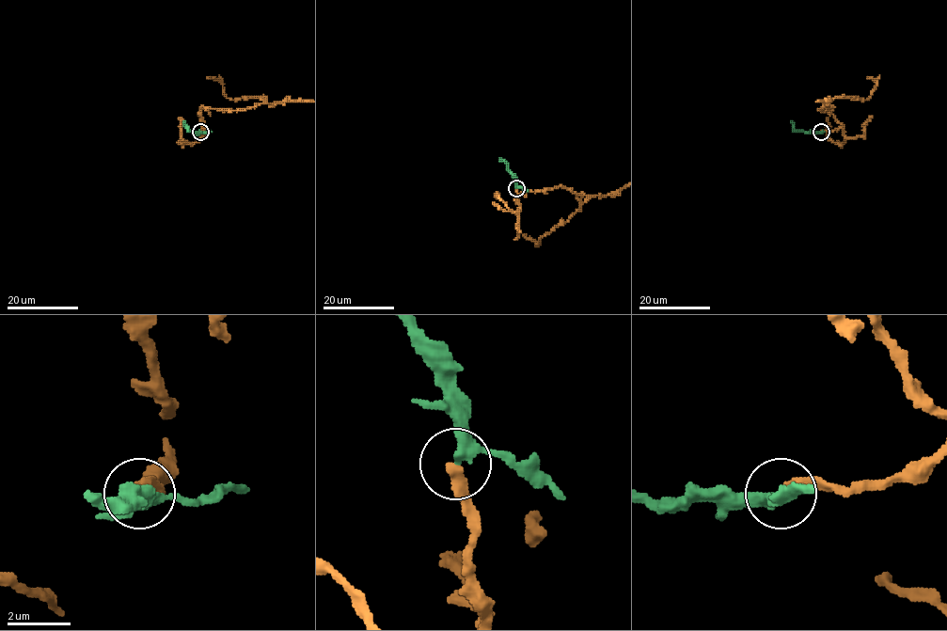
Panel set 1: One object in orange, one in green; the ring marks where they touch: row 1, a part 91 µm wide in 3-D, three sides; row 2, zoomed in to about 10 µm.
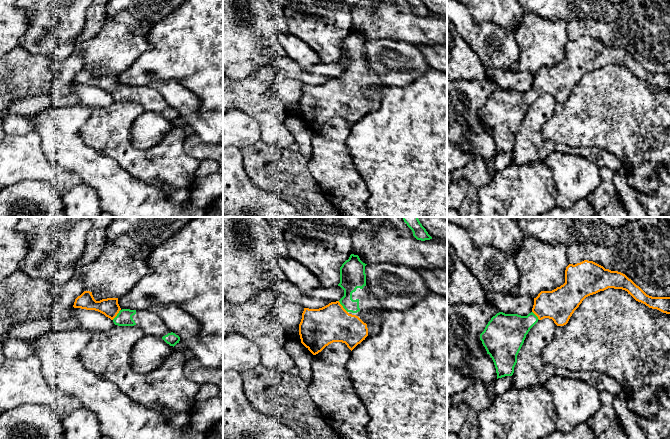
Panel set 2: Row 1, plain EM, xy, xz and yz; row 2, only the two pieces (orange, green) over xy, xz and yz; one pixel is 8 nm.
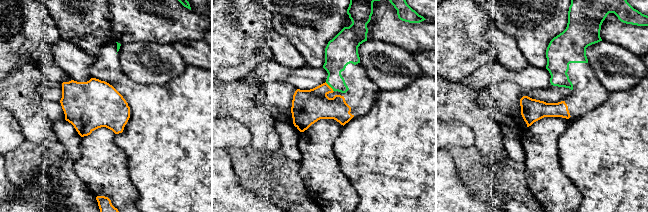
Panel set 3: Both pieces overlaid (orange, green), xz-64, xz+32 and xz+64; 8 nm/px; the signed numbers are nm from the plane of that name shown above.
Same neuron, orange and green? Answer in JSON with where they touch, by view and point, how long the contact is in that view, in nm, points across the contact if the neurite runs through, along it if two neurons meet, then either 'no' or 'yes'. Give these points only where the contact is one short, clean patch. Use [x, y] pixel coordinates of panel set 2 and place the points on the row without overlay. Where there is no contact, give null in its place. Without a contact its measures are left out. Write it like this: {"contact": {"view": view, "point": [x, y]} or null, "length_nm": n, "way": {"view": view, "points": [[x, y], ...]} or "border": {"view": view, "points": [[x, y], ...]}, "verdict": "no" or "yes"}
{"contact": {"view": "xz", "point": [342, 83]}, "length_nm": 120, "way": {"view": "xz", "points": [[320, 103], [342, 83], [346, 79], [351, 54]]}, "verdict": "yes"}

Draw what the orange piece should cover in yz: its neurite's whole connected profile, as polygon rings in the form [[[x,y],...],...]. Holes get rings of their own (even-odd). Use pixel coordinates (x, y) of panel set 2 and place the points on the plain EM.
[[[584,36],[575,41],[569,40],[565,46],[565,59],[552,67],[541,67],[538,72],[534,74],[531,89],[527,92],[521,92],[518,90],[499,88],[491,94],[484,107],[480,110],[480,116],[487,130],[490,131],[494,138],[497,155],[513,151],[514,143],[517,139],[517,131],[524,119],[526,111],[539,96],[549,94],[552,95],[557,102],[564,102],[586,73],[608,64],[625,66],[636,77],[645,80],[649,84],[671,90],[671,73],[649,72],[621,48],[605,45],[603,42],[588,36]]]

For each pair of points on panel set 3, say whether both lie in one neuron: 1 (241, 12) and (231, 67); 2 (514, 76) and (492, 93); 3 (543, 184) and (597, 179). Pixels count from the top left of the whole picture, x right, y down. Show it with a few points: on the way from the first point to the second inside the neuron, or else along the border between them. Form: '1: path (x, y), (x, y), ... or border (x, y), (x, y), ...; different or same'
1: path (234, 26), (231, 29), (231, 53); same
2: border (487, 83), (513, 81), (530, 89); different
3: border (559, 161), (561, 170), (577, 188), (581, 201); different

